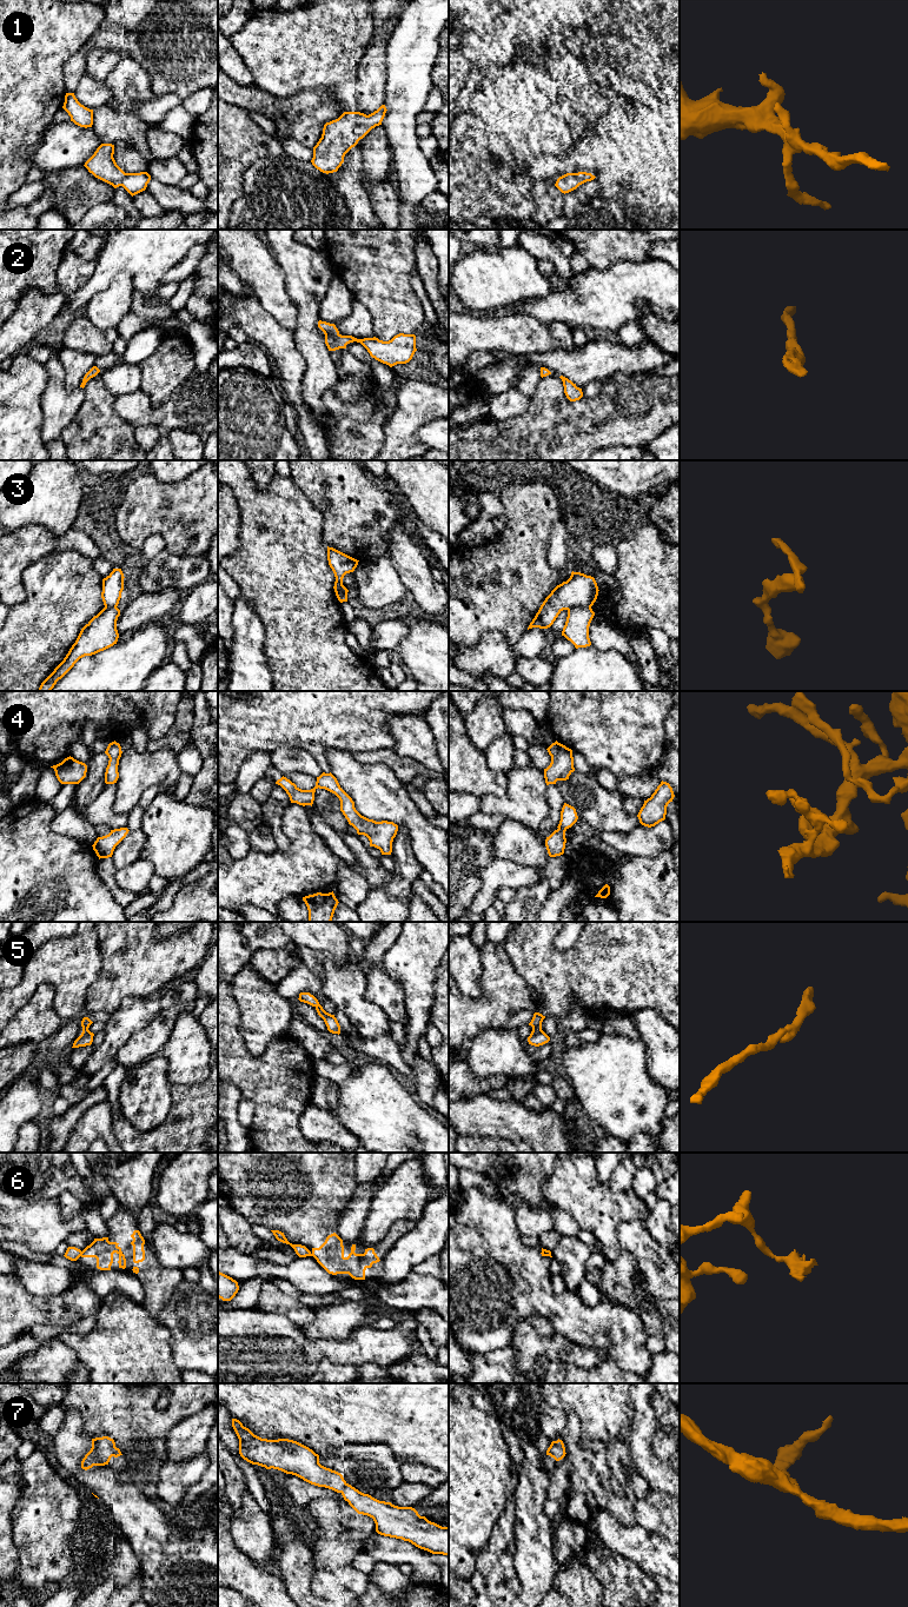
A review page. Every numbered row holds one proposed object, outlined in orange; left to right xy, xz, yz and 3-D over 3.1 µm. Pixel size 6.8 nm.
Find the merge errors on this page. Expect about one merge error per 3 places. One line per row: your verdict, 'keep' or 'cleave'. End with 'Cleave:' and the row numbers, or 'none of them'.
1: keep
2: keep
3: cleave
4: keep
5: keep
6: cleave
7: keep
Cleave: 3, 6

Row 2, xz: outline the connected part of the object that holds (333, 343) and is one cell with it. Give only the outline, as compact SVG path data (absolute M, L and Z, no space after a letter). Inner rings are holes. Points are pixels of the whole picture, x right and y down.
M322 320L318 321L318 327L325 334L325 344L329 351L346 348L347 344L357 341L367 350L372 358L390 367L409 363L417 351L415 334L399 333L391 340L383 341L376 337L357 339L352 336L342 336L334 324Z

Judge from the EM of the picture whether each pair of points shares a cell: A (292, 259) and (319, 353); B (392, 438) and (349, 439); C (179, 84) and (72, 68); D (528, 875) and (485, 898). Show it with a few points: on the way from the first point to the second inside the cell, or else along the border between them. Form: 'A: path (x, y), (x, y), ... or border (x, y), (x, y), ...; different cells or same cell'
A: path (305, 283), (306, 330); same cell
B: border (385, 423), (380, 447); different cells
C: path (151, 59), (134, 41), (94, 42); same cell
D: path (516, 875), (505, 875), (494, 887); same cell

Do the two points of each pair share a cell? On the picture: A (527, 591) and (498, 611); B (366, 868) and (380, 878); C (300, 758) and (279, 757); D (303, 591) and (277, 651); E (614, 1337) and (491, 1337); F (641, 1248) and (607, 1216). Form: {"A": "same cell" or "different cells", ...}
{"A": "same cell", "B": "same cell", "C": "same cell", "D": "same cell", "E": "same cell", "F": "different cells"}

